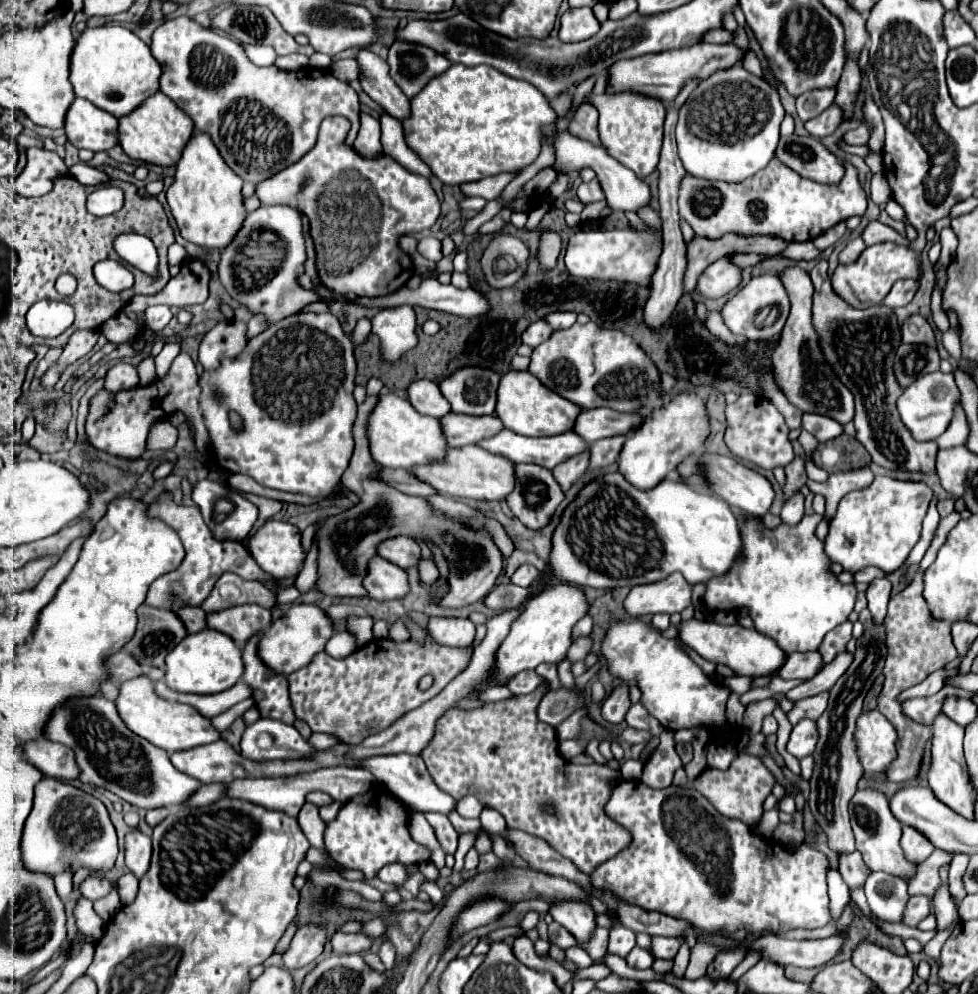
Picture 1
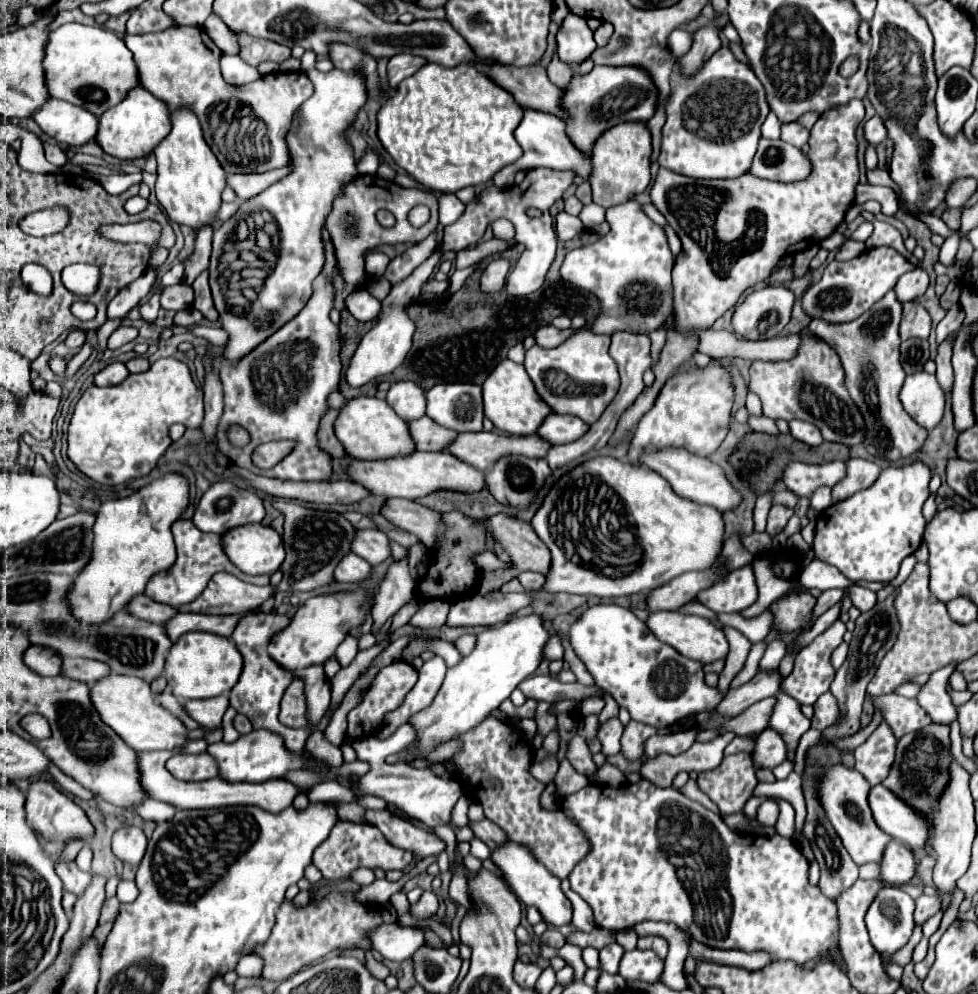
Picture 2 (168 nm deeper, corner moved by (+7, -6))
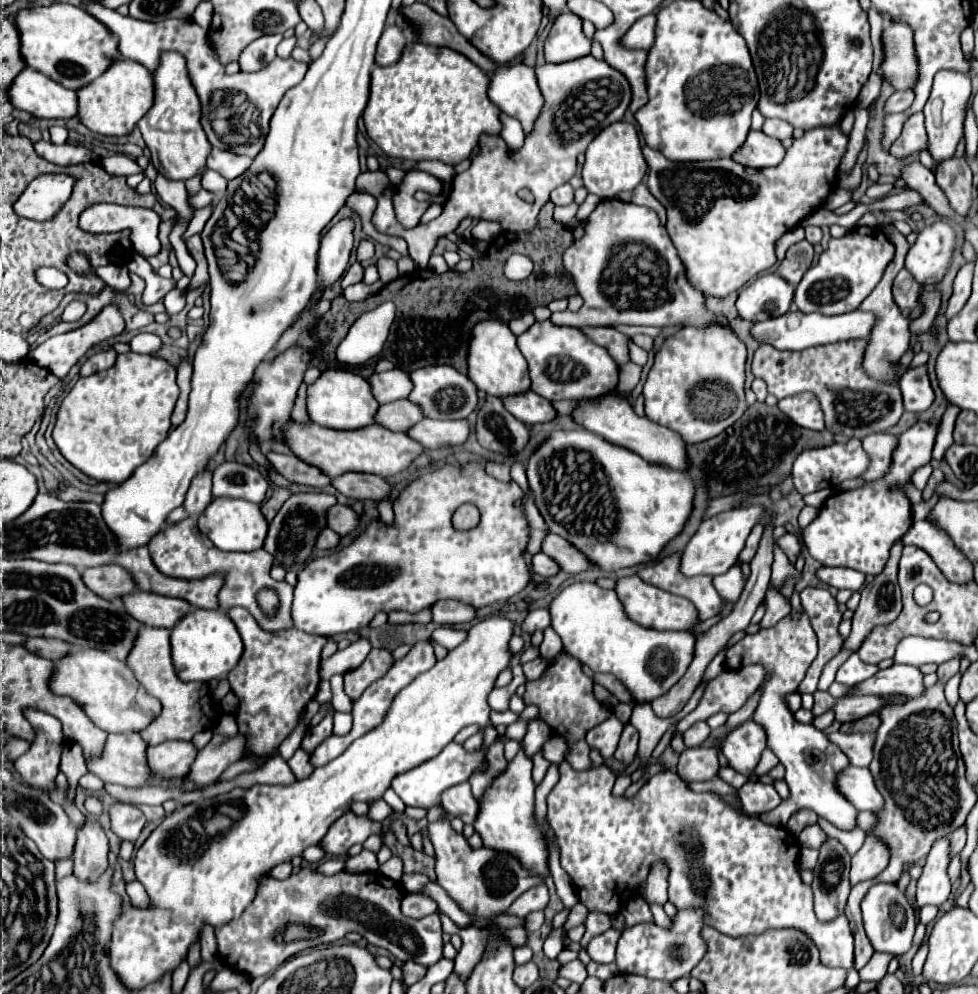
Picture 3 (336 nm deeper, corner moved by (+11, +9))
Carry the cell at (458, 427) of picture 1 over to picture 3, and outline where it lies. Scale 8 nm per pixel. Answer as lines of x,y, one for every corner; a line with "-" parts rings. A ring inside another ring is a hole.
400,399
394,403
380,405
376,423
382,427
388,427
390,431
406,433
412,425
420,423
422,419
424,419
422,409
416,403
412,403
410,399

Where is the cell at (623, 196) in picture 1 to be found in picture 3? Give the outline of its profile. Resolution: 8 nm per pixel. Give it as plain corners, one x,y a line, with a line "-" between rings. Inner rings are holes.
520,63
500,69
492,75
488,95
502,113
522,123
526,135
534,131
534,125
544,107
544,97
536,81
534,67

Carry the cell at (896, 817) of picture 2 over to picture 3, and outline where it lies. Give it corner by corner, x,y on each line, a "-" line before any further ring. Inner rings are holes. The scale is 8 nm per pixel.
846,767
846,771
842,771
842,777
838,779
838,787
842,789
842,793
846,793
846,797
850,797
850,803
854,803
858,811
880,813
884,807
884,799
874,785
870,769

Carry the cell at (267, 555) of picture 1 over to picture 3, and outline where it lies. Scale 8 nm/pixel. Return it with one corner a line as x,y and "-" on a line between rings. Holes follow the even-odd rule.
222,499
212,501
202,515
198,517
198,527
206,537
222,551
242,551
252,553
256,549
262,549
266,535
268,535
268,521
260,511
260,505
254,505
250,501
242,499

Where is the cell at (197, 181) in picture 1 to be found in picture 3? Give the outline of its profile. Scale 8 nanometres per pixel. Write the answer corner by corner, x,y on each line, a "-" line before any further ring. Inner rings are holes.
162,53
162,61
154,71
156,103
138,121
138,129
152,153
152,165
160,175
170,181
186,181
190,177
202,175
206,171
206,159
212,151
212,145
206,139
206,133
200,125
200,101
190,83
186,61
180,53

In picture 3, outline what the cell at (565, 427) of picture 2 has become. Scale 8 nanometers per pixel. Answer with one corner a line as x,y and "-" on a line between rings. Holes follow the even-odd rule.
526,391
522,395
514,395
504,399
504,407
522,423
526,425
536,425
536,423
548,423
552,421
558,413
552,407
550,401
544,397
538,397
534,391

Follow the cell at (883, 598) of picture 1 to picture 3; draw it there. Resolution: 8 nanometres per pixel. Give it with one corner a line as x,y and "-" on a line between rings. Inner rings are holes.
822,567
818,571
820,581
836,587
836,589
850,589
850,591
860,591
864,587
864,575
846,567

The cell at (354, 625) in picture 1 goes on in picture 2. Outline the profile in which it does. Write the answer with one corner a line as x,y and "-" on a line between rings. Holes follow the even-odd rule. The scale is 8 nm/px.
346,636
346,640
338,646
334,658
338,660
340,666
348,666
354,660
356,654
358,654
358,640
352,638
352,636

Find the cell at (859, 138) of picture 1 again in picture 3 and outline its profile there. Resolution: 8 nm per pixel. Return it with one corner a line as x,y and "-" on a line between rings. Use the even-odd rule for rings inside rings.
896,91
886,99
882,109
884,109
884,113
902,113
912,105
912,101
914,101
912,91

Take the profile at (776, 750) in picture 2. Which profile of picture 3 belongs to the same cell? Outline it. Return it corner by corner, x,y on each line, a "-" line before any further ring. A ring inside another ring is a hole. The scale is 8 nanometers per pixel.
748,719
726,737
722,753
730,761
732,769
750,777
766,747
766,731
762,729
762,725

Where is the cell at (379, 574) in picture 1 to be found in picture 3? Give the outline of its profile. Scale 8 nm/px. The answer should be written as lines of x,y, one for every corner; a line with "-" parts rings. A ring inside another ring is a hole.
324,529
322,537
318,537
318,545
316,547
322,549
322,551
328,551
328,549
334,549
338,545
340,545
340,535
334,533
332,529

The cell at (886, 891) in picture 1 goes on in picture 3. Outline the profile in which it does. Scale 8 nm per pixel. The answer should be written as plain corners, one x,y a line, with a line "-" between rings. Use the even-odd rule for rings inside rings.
876,883
870,887
866,897
862,899
862,917
866,935
874,947
874,951
902,955
912,947
914,937
914,911
906,901
904,893
898,889
896,883

